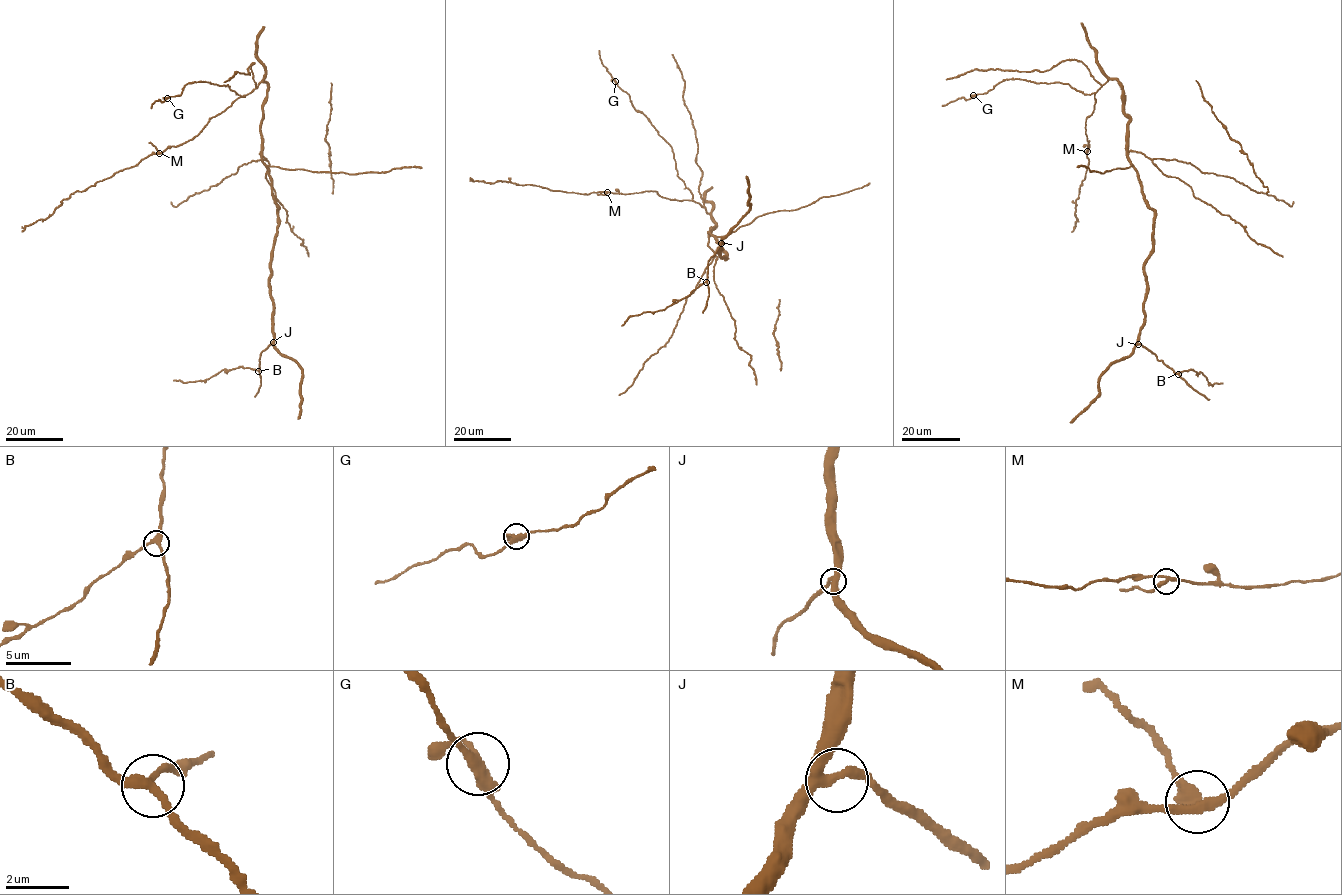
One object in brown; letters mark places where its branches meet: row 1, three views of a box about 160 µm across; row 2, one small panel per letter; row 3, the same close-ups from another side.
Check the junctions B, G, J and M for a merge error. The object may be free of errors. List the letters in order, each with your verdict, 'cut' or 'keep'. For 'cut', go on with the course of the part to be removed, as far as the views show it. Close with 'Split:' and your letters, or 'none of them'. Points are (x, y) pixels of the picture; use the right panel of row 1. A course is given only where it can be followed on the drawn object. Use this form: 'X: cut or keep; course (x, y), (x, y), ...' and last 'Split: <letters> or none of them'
B: keep
G: keep
J: keep
M: cut
Split: M

